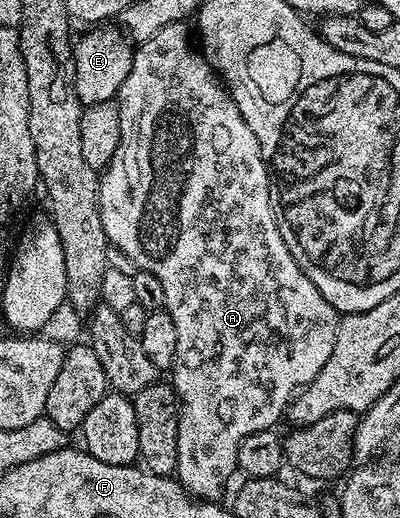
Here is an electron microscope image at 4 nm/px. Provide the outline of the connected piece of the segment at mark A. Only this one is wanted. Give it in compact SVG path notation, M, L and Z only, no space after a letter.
M185 23L167 25L167 29L159 29L155 37L134 50L131 73L127 73L127 81L123 81L115 100L119 109L119 145L115 149L115 157L111 157L109 164L100 172L97 203L108 246L113 249L118 247L134 263L132 266L136 270L155 273L163 285L163 309L171 321L175 321L177 334L175 361L171 368L171 386L177 393L181 410L175 478L193 498L217 501L222 498L220 495L224 493L233 471L235 473L238 470L237 454L243 440L256 431L276 428L276 423L289 410L289 400L321 372L323 365L327 365L327 357L331 357L331 349L335 349L339 313L327 301L327 297L315 289L303 269L299 269L295 257L291 257L291 249L287 249L287 241L283 241L283 233L279 233L279 225L275 221L269 196L269 169L261 156L259 141L255 141L255 133L247 129L247 121L243 121L232 95L195 46L190 28L189 31L187 28Z

